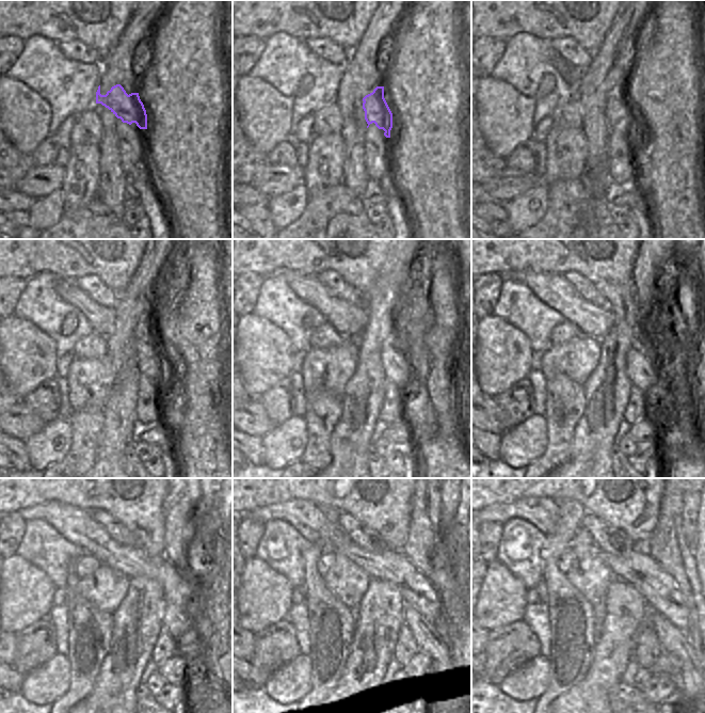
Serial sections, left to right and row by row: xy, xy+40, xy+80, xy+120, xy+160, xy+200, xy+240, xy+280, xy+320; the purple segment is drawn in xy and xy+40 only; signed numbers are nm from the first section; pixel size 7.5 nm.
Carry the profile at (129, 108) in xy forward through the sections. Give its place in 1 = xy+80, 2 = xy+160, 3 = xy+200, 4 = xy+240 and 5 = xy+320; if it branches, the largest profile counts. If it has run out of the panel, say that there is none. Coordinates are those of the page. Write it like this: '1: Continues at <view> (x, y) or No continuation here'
1: Continues at xy+80 (620, 112)
2: Continues at xy+160 (398, 367)
3: Continues at xy+200 (642, 375)
4: Continues at xy+240 (191, 642)
5: Continues at xy+320 (672, 639)

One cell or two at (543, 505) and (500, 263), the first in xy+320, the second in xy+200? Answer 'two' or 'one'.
two

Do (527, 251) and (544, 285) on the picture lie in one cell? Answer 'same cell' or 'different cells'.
different cells

